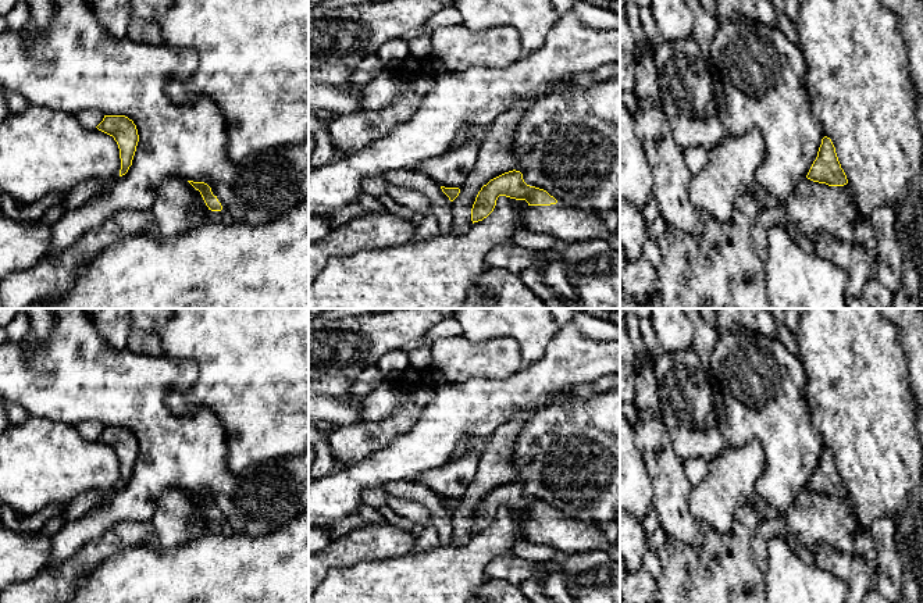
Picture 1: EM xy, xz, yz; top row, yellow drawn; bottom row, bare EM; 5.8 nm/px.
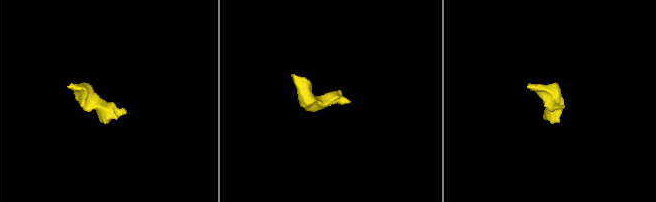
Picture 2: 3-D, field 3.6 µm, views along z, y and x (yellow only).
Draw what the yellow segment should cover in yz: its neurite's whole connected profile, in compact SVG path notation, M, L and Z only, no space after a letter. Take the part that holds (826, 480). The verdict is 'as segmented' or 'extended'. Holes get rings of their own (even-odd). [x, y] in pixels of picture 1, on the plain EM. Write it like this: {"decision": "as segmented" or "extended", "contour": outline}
{"decision": "as segmented", "contour": "M824 447L808 486L808 490L828 497L844 497L848 495L847 486L838 472L835 459L830 449Z"}

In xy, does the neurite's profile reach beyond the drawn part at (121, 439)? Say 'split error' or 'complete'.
complete

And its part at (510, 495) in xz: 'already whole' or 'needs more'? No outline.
needs more

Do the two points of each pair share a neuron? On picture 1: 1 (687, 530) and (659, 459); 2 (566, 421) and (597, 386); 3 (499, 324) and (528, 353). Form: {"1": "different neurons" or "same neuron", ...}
{"1": "same neuron", "2": "different neurons", "3": "same neuron"}

